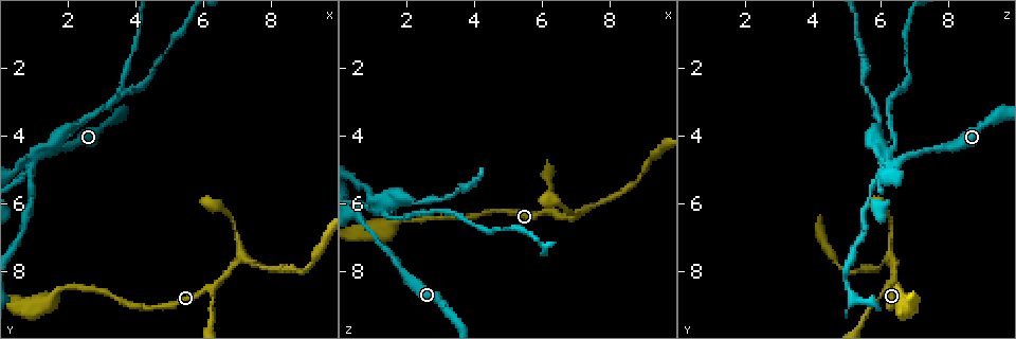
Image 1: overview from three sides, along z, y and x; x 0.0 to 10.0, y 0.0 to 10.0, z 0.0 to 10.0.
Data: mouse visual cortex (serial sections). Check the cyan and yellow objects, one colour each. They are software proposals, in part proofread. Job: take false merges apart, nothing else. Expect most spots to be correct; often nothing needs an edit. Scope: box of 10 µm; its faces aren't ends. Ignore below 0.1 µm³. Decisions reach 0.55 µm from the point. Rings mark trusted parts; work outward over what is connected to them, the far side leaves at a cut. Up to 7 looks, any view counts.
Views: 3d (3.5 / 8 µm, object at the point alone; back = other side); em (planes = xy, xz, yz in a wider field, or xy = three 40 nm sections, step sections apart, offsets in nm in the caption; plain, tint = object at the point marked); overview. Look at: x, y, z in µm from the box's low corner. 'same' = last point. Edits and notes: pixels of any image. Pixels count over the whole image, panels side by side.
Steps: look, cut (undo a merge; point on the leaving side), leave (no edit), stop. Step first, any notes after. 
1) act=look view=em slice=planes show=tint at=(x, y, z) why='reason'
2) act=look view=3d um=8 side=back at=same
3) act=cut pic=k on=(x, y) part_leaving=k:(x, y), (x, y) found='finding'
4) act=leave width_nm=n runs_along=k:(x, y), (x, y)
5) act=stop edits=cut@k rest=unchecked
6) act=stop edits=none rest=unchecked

act=look view=3d um=8 at=(7.15, 7.50, 6.30) why='three-way junction'

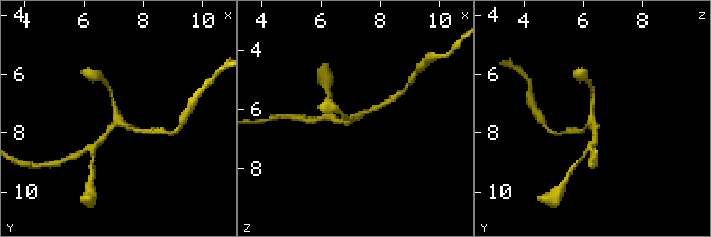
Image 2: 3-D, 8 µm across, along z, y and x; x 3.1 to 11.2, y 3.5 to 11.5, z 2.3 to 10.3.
act=look view=em slice=planes show=tint at=same why='need the tissue'

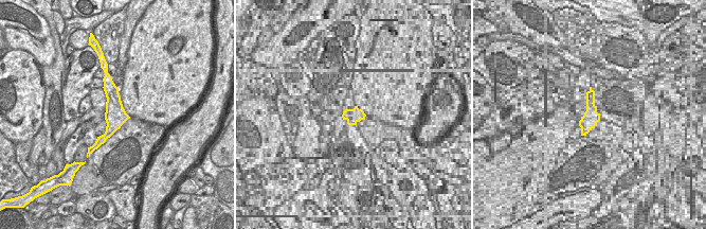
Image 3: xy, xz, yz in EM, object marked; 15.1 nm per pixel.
act=leave runs_along=2:(334, 120), (349, 123), (380, 105) found='continuous, no second cell'

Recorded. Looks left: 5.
act=look view=3d um=3.5 at=(1.75, 8.55, 6.50) why='thick turns thin'

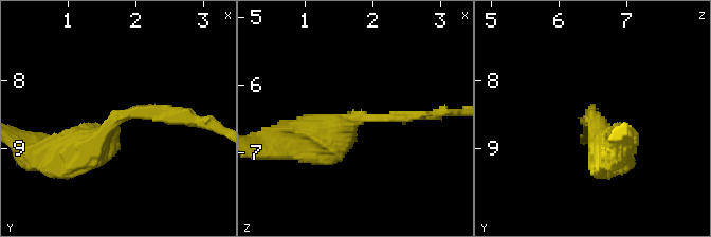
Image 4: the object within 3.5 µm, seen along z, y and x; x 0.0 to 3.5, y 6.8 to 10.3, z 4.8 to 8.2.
act=look view=em slice=xy step=5 show=tint at=(1.70, 8.55, 6.55)

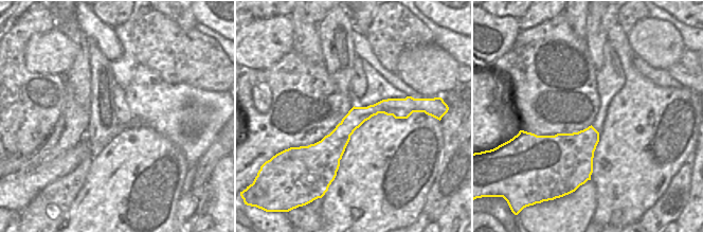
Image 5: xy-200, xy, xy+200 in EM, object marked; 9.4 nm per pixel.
act=leave width_nm=200 runs_along=5:(409, 110), (361, 113), (307, 148) found='one cell here'

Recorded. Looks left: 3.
act=look view=3d um=8 at=(0.95, 4.55, 6.00) why='sharp bend'

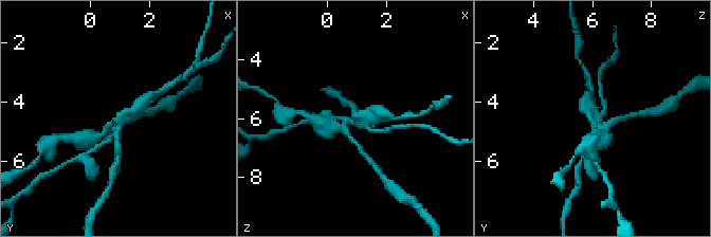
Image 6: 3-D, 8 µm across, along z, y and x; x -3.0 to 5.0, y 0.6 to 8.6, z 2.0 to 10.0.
act=look view=em slice=xy step=1 show=tint at=same arms=4 arm_widths_nm=150,200,250,300

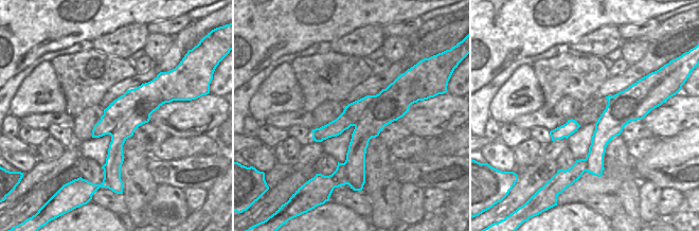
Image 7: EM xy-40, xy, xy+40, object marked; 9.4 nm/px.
act=cut pic=6 on=(90, 161) part_leaving=6:(362, 120), (370, 130), (393, 128) found='a second cell is stuck on'

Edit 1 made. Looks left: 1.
act=stop edits=cut@6 rest=unchecked

